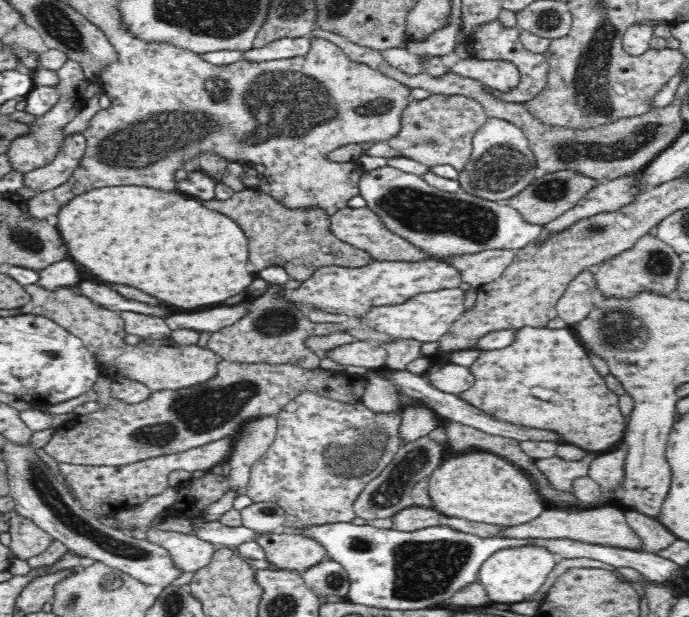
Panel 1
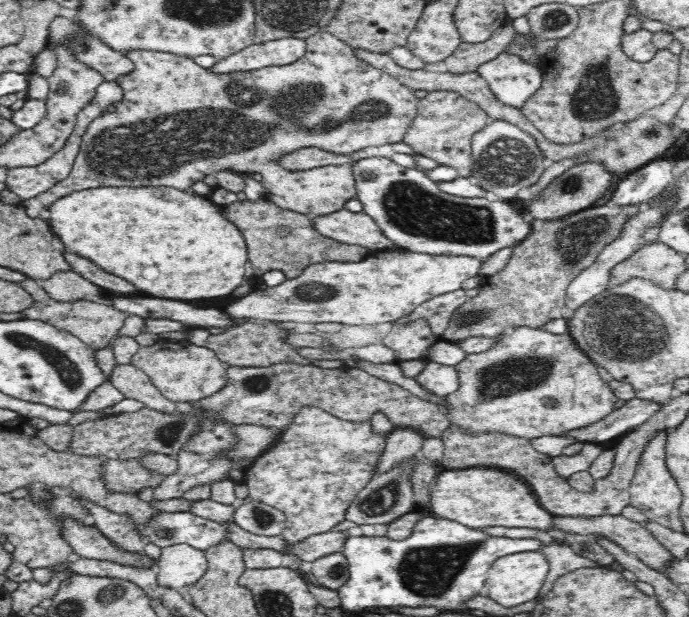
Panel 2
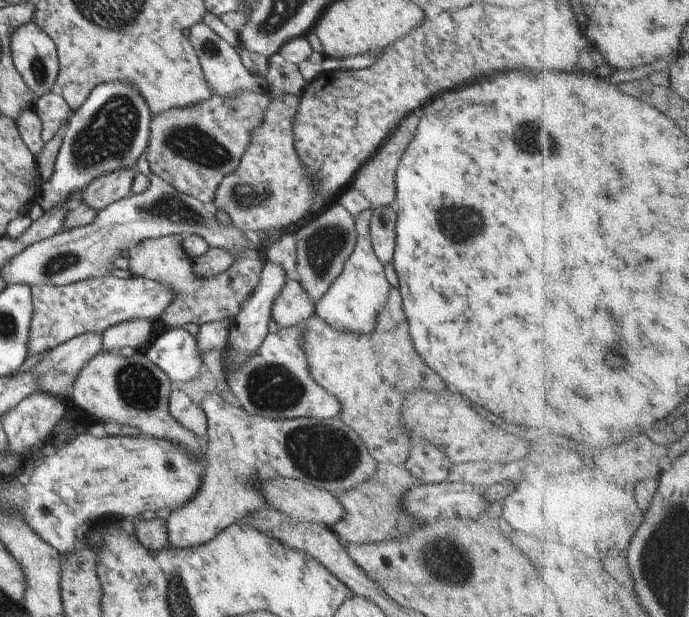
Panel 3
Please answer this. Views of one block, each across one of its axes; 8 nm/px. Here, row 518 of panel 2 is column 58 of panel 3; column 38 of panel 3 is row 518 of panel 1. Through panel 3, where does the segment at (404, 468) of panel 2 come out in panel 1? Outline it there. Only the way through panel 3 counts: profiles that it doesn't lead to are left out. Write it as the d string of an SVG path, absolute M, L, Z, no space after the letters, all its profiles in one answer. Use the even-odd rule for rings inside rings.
M428 436L402 444L394 455L394 459L388 463L388 466L382 470L377 478L368 482L363 492L357 497L353 506L355 516L370 522L376 518L392 518L400 510L413 507L413 487L417 482L430 478L441 466L442 456L444 456L442 445L430 440Z

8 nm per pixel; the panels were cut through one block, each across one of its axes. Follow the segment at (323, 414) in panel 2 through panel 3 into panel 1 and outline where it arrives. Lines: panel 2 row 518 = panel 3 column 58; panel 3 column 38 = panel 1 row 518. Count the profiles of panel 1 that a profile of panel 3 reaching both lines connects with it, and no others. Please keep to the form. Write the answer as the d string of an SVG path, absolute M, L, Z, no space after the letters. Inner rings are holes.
M306 391L296 395L296 398L292 398L292 400L280 410L279 414L276 414L276 420L276 436L272 444L270 444L270 448L268 448L262 457L258 458L256 463L253 463L252 470L249 471L249 481L246 483L246 488L248 489L248 497L250 497L254 503L269 501L285 510L284 527L286 531L290 529L308 529L309 527L324 524L351 522L354 520L355 512L353 506L357 497L363 492L368 482L374 480L374 478L377 478L382 473L382 470L394 459L394 455L403 444L402 439L399 437L401 411L397 406L393 406L387 414L384 414L370 410L362 401L343 402L340 398L336 399L320 395L316 392Z

